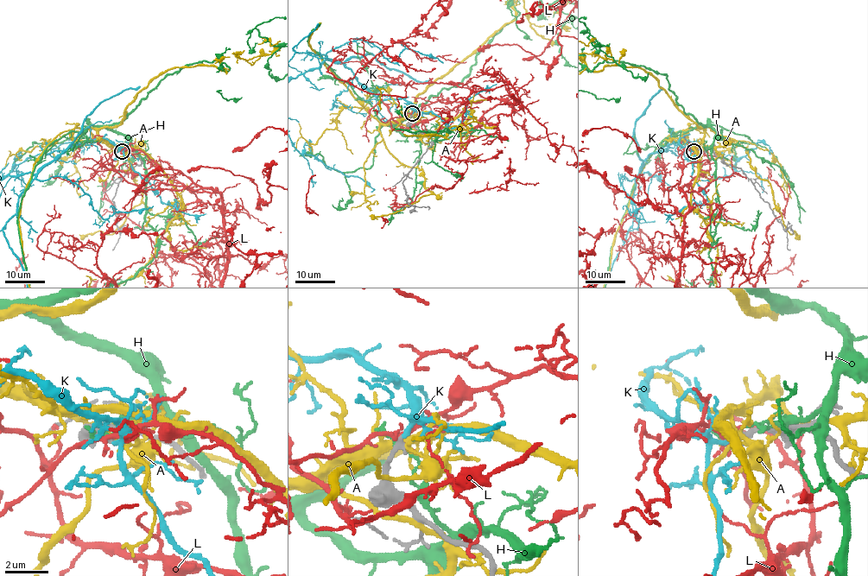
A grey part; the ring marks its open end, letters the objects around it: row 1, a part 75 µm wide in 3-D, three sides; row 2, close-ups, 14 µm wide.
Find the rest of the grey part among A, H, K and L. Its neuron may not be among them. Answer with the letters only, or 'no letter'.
K

